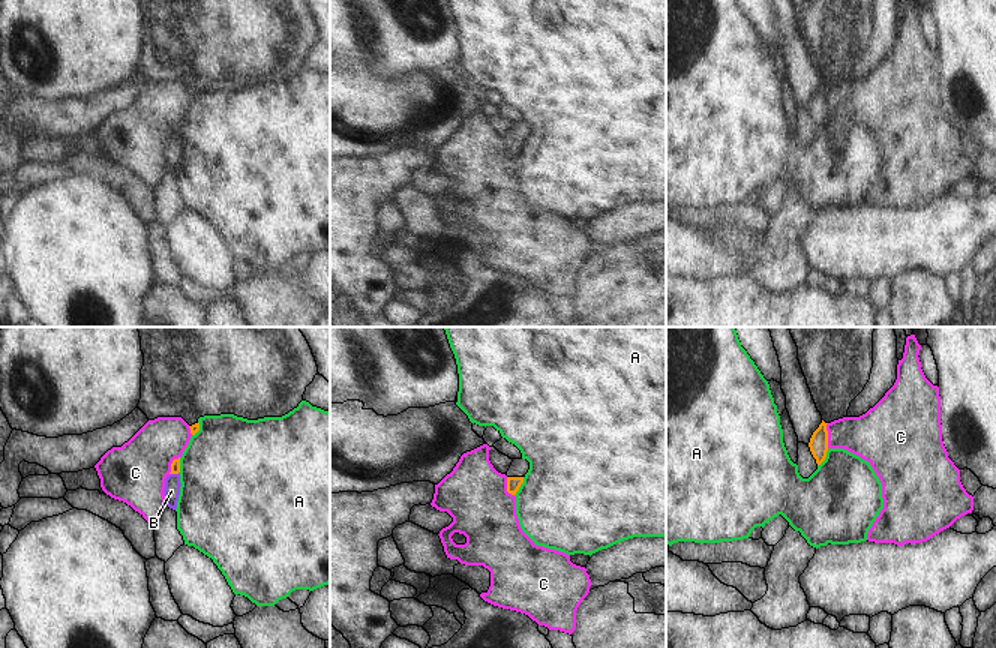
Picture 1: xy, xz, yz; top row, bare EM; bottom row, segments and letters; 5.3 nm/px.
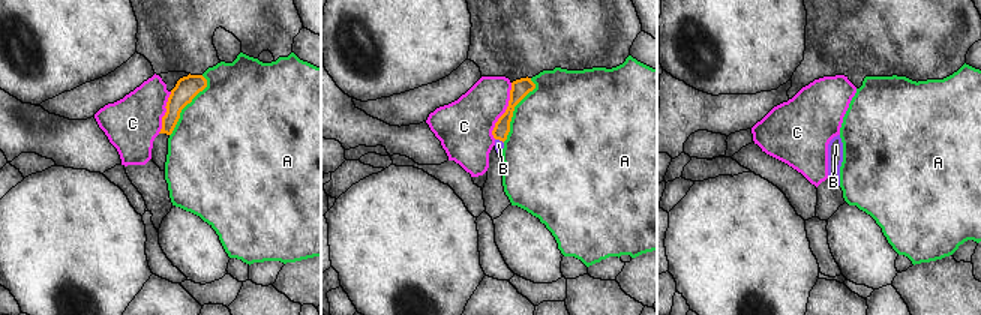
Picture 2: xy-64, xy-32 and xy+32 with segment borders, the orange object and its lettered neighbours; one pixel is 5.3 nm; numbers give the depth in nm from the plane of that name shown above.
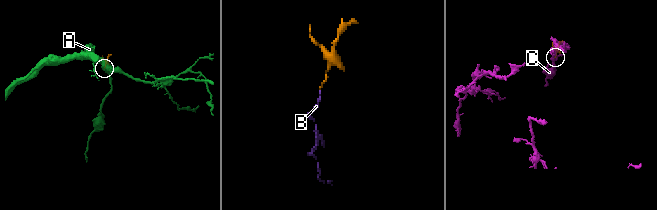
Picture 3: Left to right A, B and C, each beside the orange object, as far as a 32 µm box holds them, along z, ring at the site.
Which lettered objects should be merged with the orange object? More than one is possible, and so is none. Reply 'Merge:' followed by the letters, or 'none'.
Merge: B

